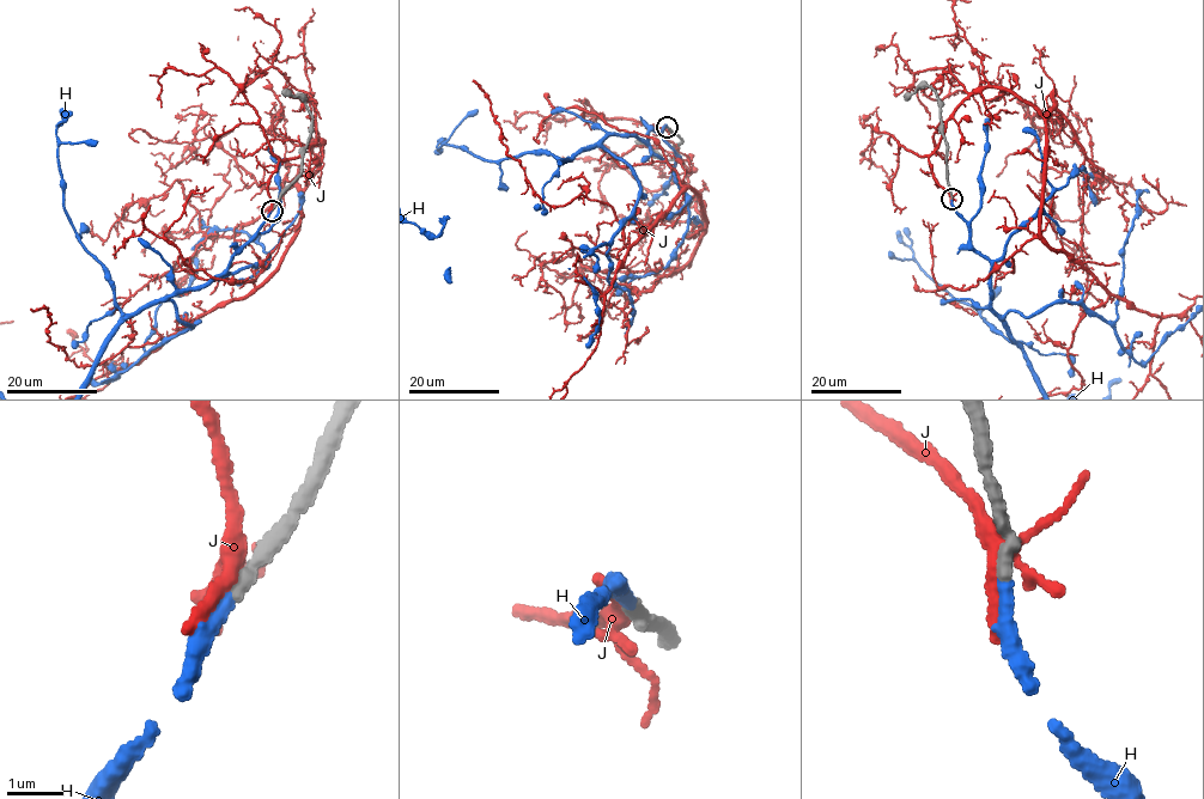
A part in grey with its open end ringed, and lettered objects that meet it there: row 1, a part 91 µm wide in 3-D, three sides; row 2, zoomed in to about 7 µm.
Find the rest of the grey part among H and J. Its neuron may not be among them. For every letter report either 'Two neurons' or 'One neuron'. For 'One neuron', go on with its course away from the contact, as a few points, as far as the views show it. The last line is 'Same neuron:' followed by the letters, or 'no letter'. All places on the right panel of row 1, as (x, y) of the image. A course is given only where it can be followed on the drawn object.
H: One neuron
J: Two neurons
Same neuron: H

